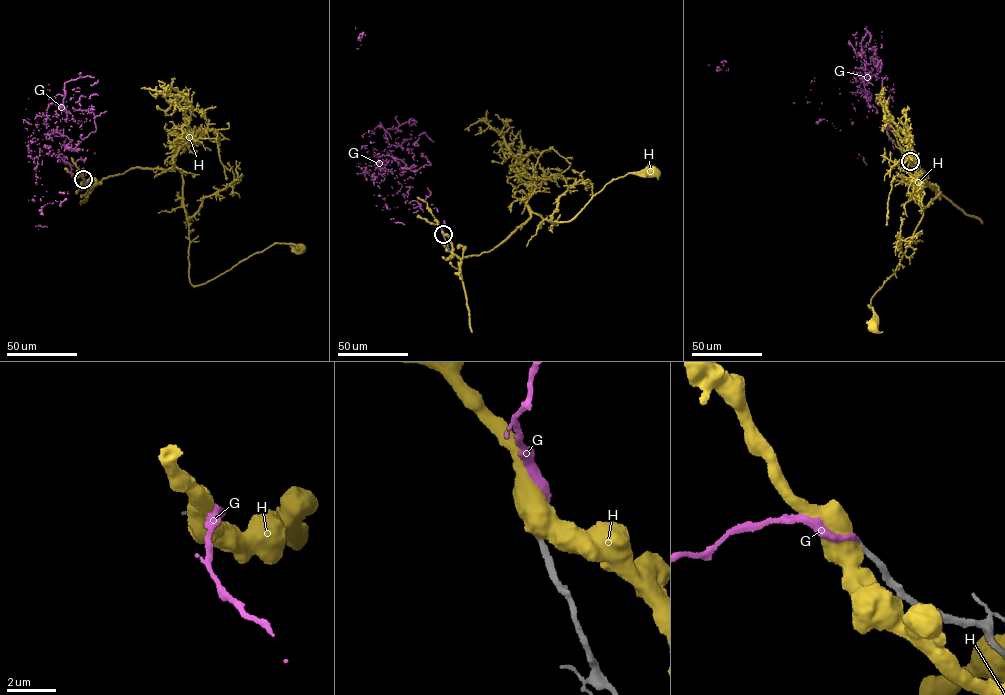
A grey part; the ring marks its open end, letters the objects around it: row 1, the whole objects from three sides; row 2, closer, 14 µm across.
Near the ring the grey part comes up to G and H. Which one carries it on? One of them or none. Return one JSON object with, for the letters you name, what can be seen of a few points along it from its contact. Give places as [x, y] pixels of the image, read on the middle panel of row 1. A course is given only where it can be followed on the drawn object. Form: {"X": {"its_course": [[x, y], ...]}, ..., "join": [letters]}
{"G": {"its_course": [[442, 234], [403, 196], [430, 164], [417, 143], [362, 170], [355, 27]]}, "join": ["G"]}

